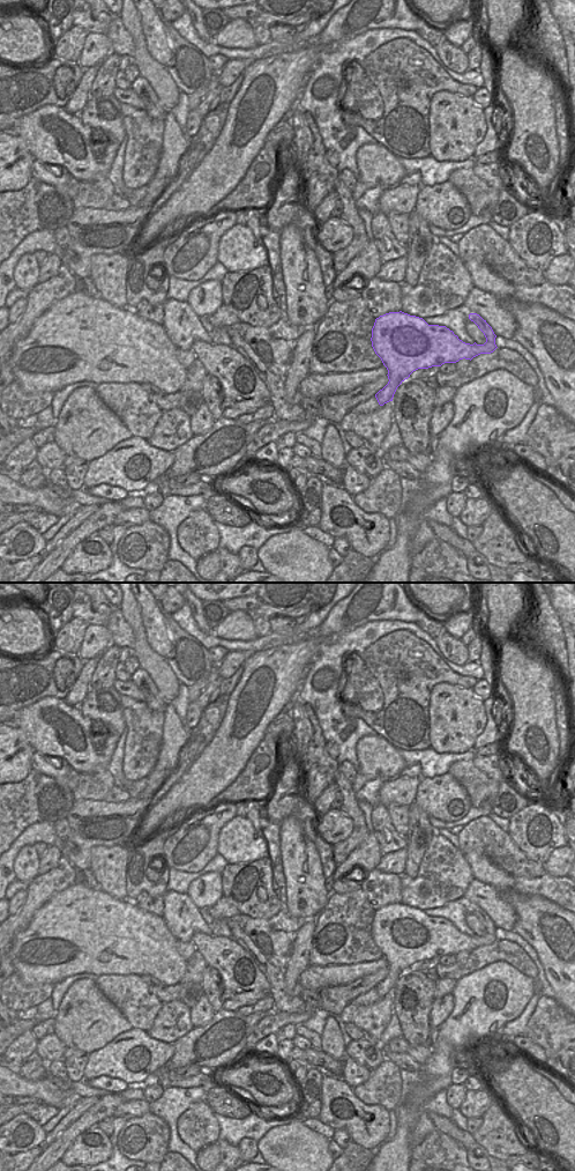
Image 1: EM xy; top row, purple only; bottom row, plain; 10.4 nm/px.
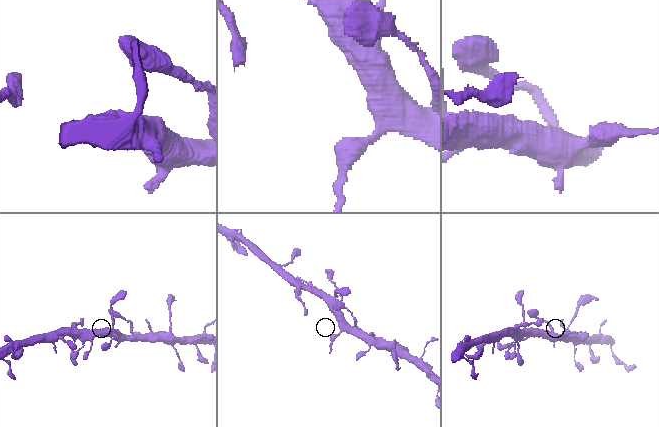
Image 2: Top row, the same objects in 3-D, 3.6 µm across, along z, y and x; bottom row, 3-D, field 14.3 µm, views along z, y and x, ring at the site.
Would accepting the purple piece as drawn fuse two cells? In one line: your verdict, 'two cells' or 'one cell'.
one cell

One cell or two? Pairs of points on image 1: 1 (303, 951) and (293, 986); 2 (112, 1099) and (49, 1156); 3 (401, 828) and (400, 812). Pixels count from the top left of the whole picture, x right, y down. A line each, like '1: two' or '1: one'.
1: one
2: one
3: one

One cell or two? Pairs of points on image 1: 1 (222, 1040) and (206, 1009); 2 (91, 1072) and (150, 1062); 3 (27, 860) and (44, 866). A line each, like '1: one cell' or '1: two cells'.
1: two cells
2: one cell
3: two cells

